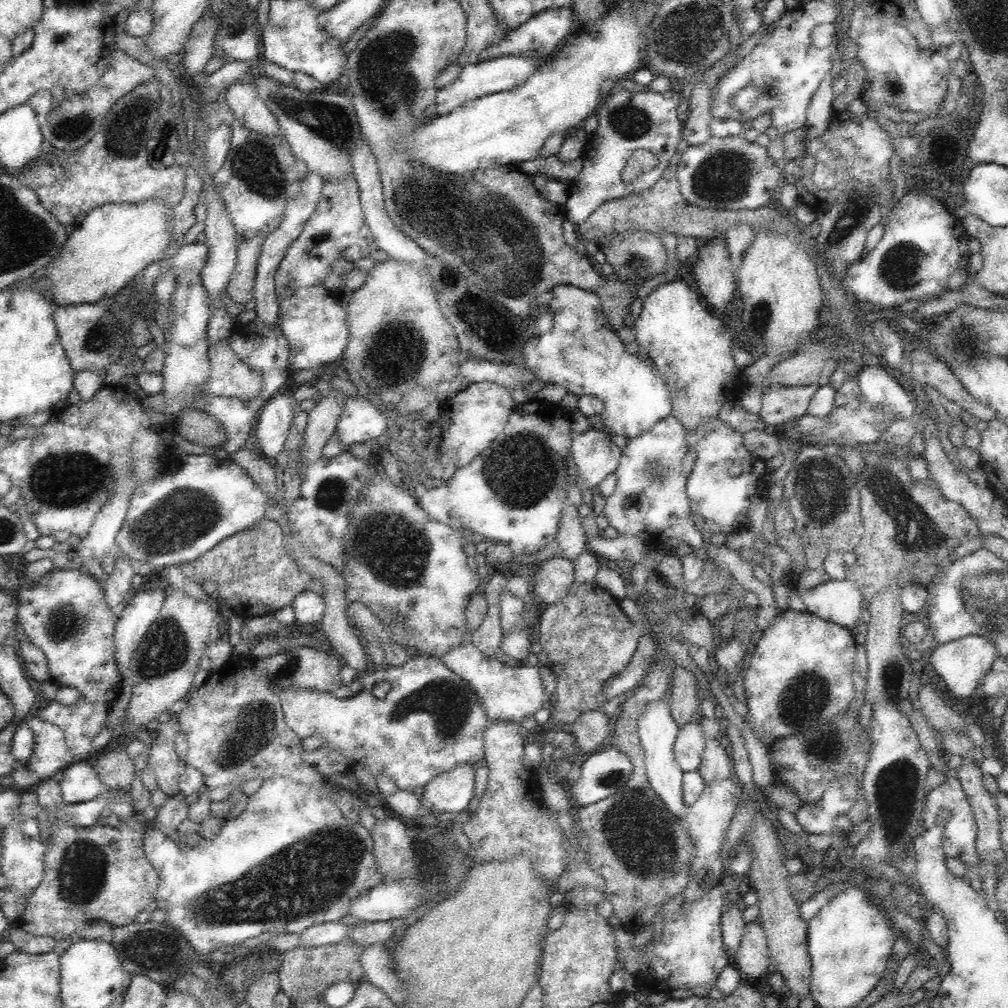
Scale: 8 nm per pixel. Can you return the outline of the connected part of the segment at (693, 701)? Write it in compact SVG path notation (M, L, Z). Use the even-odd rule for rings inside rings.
M676 664L671 674L671 689L668 694L671 715L679 728L694 720L694 713L699 708L700 696L696 692L697 684L698 680L692 670L686 670Z

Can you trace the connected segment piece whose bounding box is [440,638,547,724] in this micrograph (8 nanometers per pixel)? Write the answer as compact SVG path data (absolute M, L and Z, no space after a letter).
M469 638L464 640L464 644L452 648L440 657L449 669L462 677L478 695L492 722L521 724L524 718L531 717L540 710L547 698L537 665L506 665L496 657L484 656Z

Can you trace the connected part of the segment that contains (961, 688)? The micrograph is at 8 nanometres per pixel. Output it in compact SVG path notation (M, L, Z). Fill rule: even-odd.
M972 635L947 644L933 645L927 654L930 664L946 683L948 690L958 698L966 698L966 696L977 696L980 681L992 668L998 656L998 649L992 637Z

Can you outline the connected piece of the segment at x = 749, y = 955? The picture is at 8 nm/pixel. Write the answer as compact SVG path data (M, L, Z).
M746 923L744 934L736 952L731 955L731 963L750 980L763 981L771 969L770 951L761 924Z

